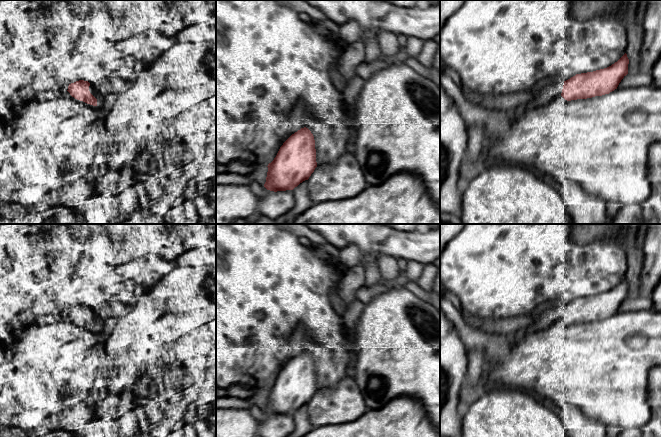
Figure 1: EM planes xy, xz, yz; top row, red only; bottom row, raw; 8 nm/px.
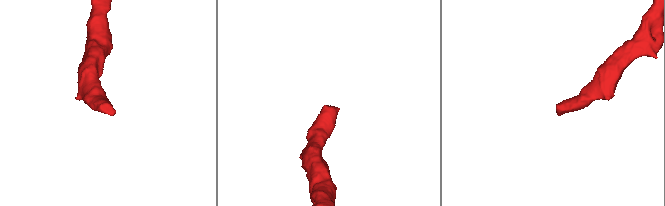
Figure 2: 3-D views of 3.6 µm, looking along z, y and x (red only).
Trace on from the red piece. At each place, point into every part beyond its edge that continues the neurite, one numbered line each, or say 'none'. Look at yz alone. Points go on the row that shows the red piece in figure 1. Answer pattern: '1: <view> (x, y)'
1: yz (548, 91)

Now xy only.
1: xy (103, 99)

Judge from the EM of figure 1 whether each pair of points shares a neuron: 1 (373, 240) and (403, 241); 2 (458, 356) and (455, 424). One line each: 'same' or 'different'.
1: same
2: same

